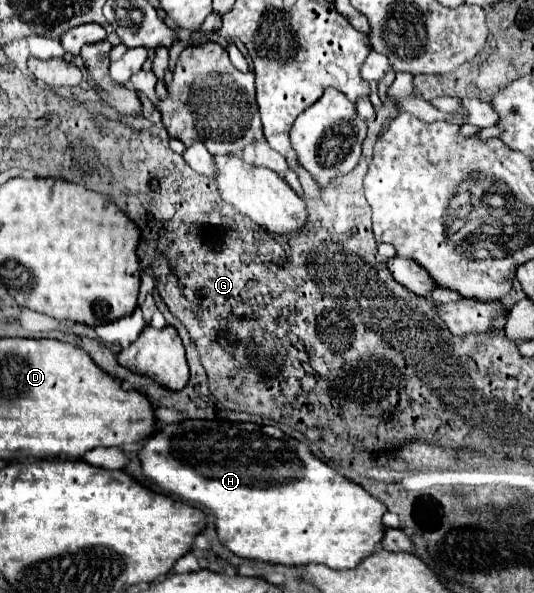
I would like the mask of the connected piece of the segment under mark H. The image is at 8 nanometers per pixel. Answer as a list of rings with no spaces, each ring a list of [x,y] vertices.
[[[186,420],[180,426],[170,424],[166,428],[162,428],[160,432],[156,432],[154,436],[150,436],[144,442],[142,452],[138,454],[140,462],[142,462],[142,470],[146,476],[150,476],[164,494],[188,502],[188,504],[196,504],[202,508],[208,508],[216,514],[216,528],[218,528],[218,538],[220,542],[232,550],[234,554],[242,556],[242,558],[250,558],[250,560],[262,560],[262,562],[274,562],[274,564],[286,564],[286,566],[306,566],[306,564],[326,564],[328,568],[334,570],[346,570],[346,568],[356,568],[358,562],[362,562],[366,556],[374,554],[384,538],[384,524],[382,524],[382,516],[386,514],[386,506],[382,502],[378,502],[376,498],[372,498],[360,484],[340,476],[334,468],[330,468],[328,464],[324,464],[320,458],[316,458],[310,448],[302,442],[298,442],[296,438],[284,434],[278,426],[258,426],[258,424],[240,424],[240,422],[222,422],[222,420]]]

